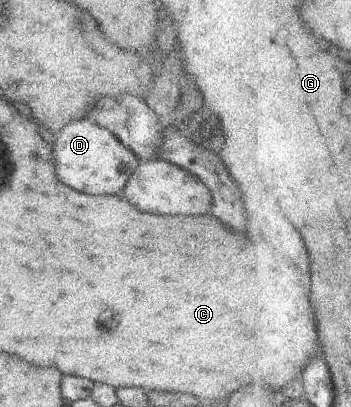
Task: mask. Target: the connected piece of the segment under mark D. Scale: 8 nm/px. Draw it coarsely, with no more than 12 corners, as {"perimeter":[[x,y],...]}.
{"perimeter":[[85,118],[50,145],[57,178],[85,194],[119,194],[141,163]]}

